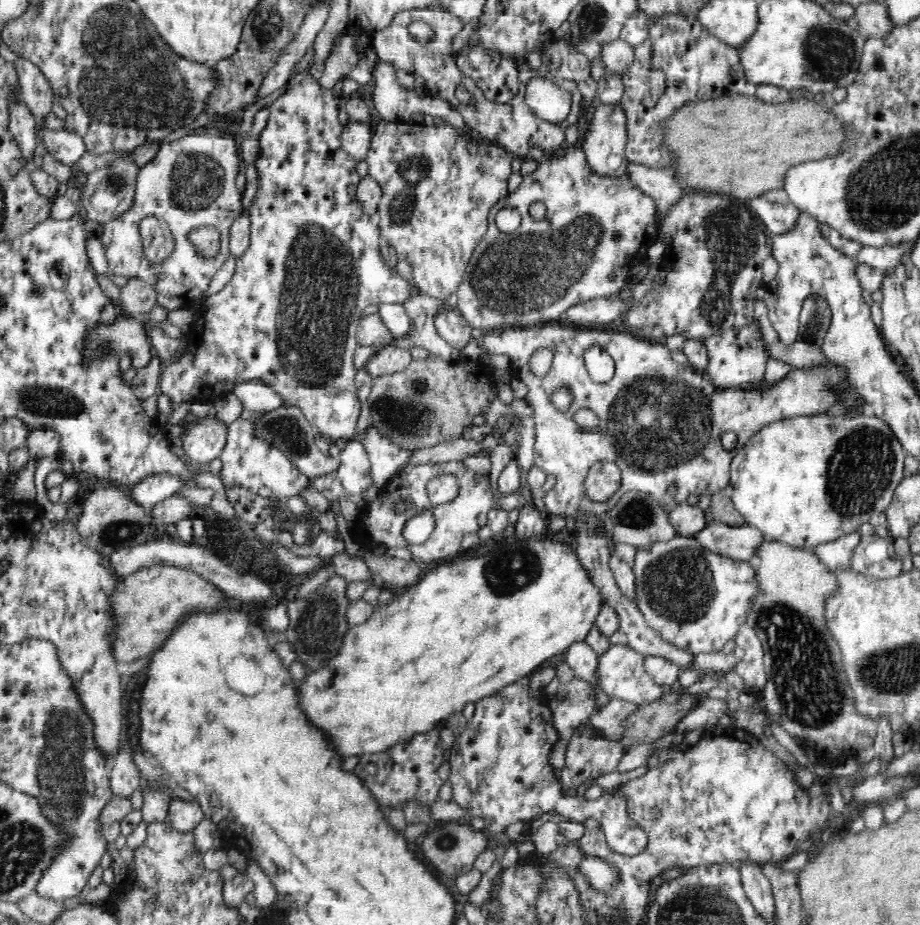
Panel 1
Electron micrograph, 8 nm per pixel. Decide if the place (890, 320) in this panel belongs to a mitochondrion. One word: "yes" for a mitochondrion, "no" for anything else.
no

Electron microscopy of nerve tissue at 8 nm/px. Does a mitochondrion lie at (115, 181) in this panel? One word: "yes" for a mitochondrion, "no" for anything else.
yes

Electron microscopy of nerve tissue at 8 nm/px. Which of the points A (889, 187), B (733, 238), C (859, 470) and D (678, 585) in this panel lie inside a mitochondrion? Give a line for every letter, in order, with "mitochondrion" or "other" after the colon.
A: mitochondrion
B: mitochondrion
C: mitochondrion
D: mitochondrion

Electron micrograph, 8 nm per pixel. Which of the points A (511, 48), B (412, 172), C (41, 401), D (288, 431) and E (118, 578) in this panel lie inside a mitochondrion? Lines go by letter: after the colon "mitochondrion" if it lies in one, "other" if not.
A: other
B: mitochondrion
C: mitochondrion
D: mitochondrion
E: other

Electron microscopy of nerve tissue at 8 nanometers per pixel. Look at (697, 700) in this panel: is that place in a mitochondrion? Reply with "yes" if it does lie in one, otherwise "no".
no

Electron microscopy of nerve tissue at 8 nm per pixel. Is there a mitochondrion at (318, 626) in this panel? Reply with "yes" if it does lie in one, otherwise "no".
yes

